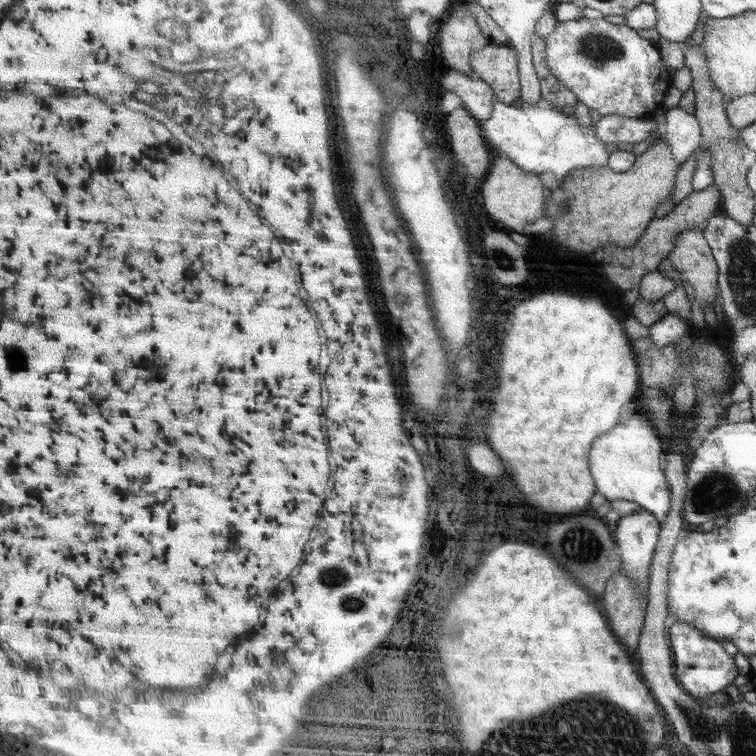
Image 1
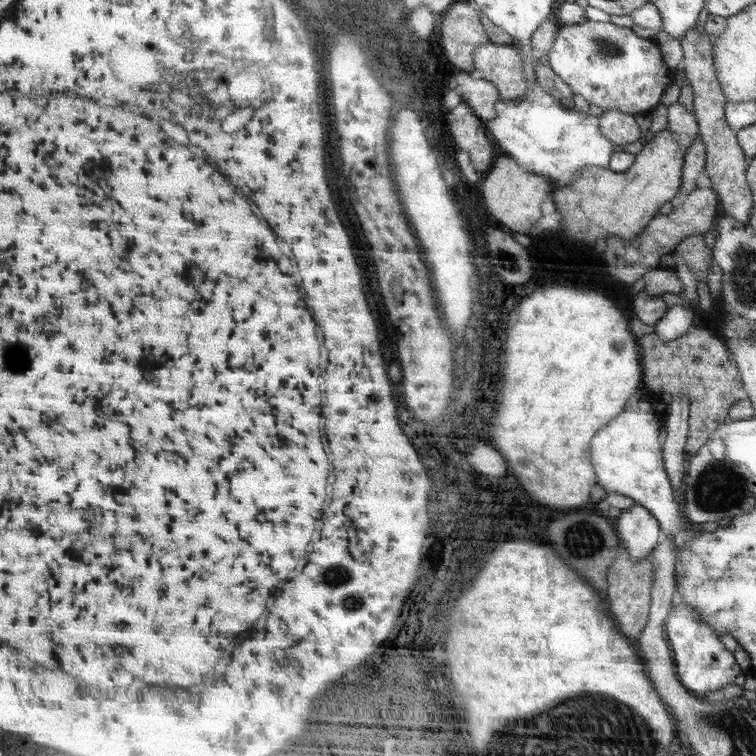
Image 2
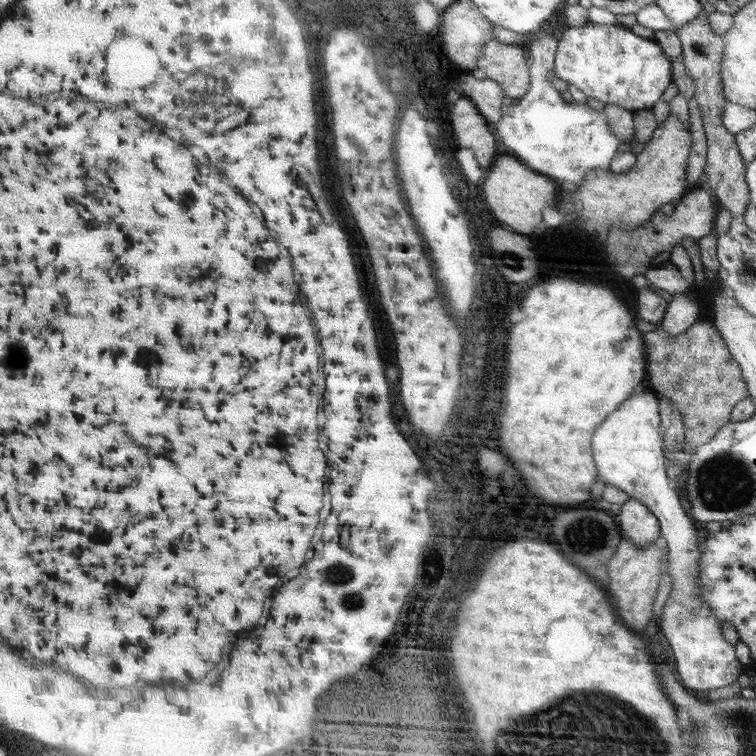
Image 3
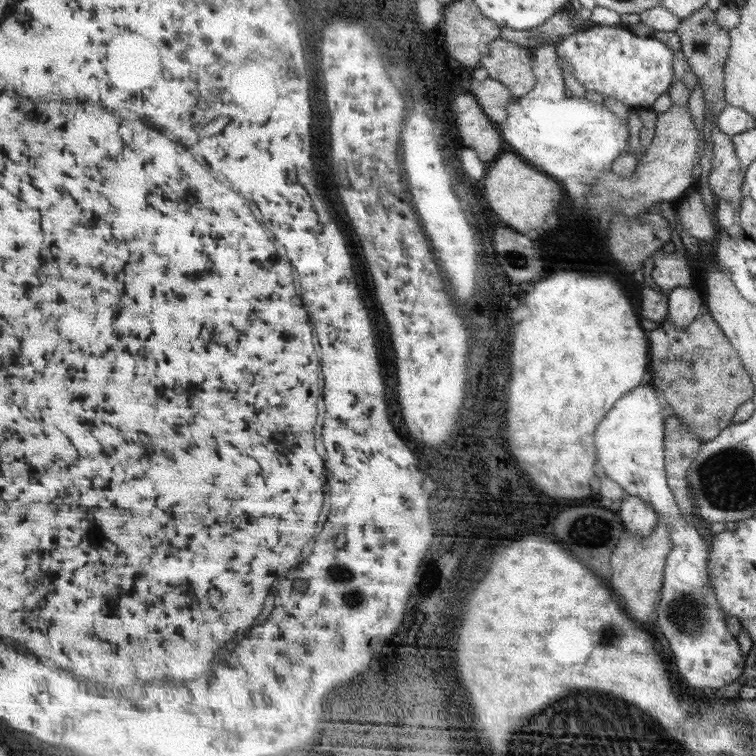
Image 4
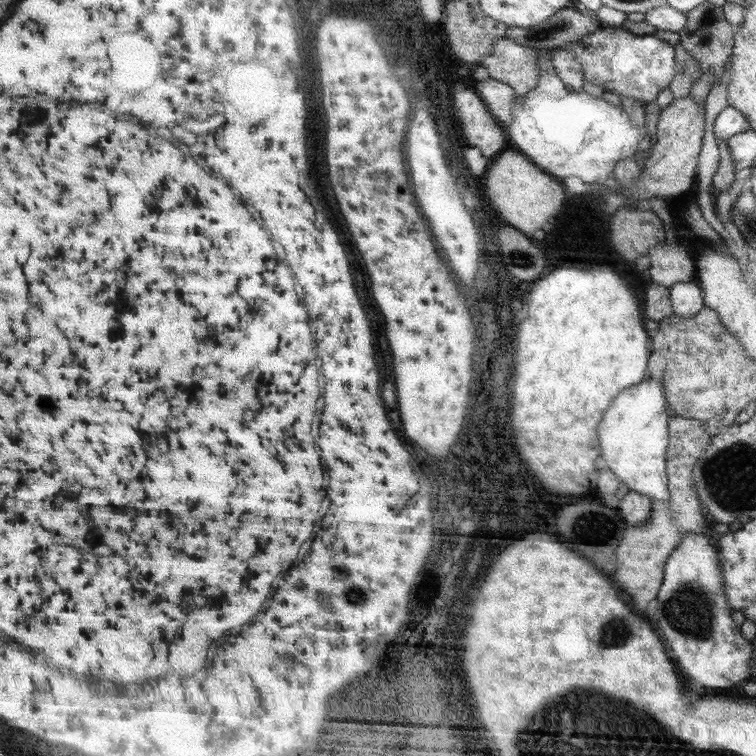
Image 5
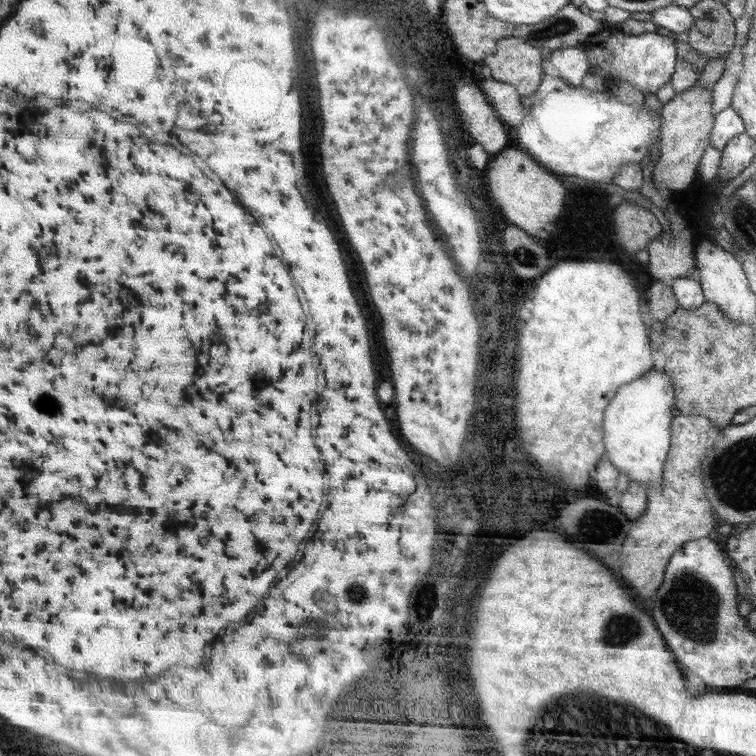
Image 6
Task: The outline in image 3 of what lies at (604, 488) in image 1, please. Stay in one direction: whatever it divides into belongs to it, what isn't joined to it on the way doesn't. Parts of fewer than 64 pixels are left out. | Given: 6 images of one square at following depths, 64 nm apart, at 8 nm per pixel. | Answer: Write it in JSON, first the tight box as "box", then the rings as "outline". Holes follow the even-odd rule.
{"box":[592,389,745,690],"outline":[[[652,389],[638,390],[636,396],[625,400],[616,412],[600,424],[600,432],[592,436],[596,448],[596,464],[604,484],[614,484],[629,497],[640,500],[657,516],[663,527],[662,539],[666,542],[669,574],[674,589],[658,618],[661,634],[672,647],[674,664],[682,684],[690,690],[714,690],[735,682],[745,667],[736,657],[734,646],[724,639],[722,624],[712,615],[710,608],[696,596],[697,562],[700,557],[700,538],[694,530],[694,520],[687,513],[680,493],[671,484],[667,474],[667,457],[664,440],[660,436],[658,394]]]}

